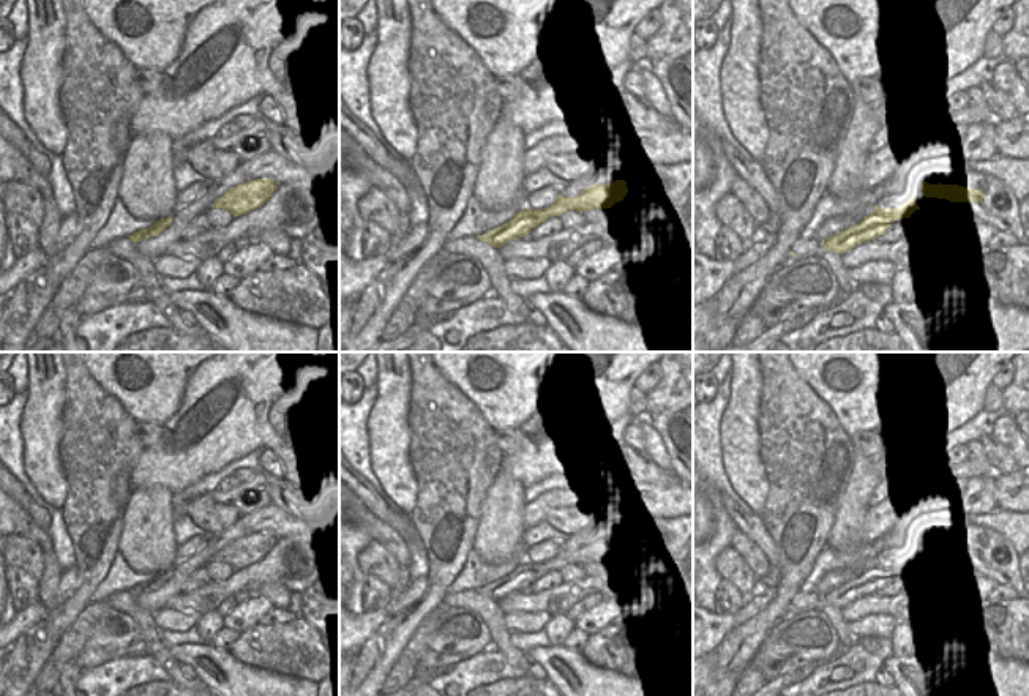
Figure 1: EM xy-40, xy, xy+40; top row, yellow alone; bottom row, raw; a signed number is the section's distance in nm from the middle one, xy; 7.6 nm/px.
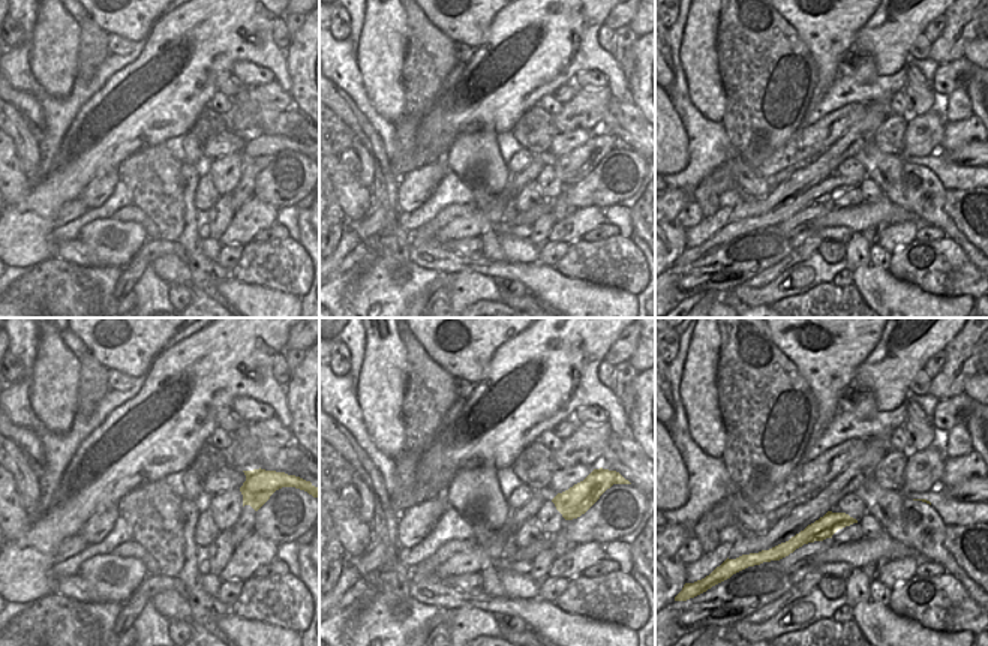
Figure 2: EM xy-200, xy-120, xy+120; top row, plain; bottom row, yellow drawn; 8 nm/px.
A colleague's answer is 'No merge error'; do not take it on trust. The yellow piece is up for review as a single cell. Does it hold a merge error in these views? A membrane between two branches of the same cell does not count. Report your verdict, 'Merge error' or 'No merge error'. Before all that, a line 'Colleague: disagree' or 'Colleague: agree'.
Colleague: agree
No merge error

